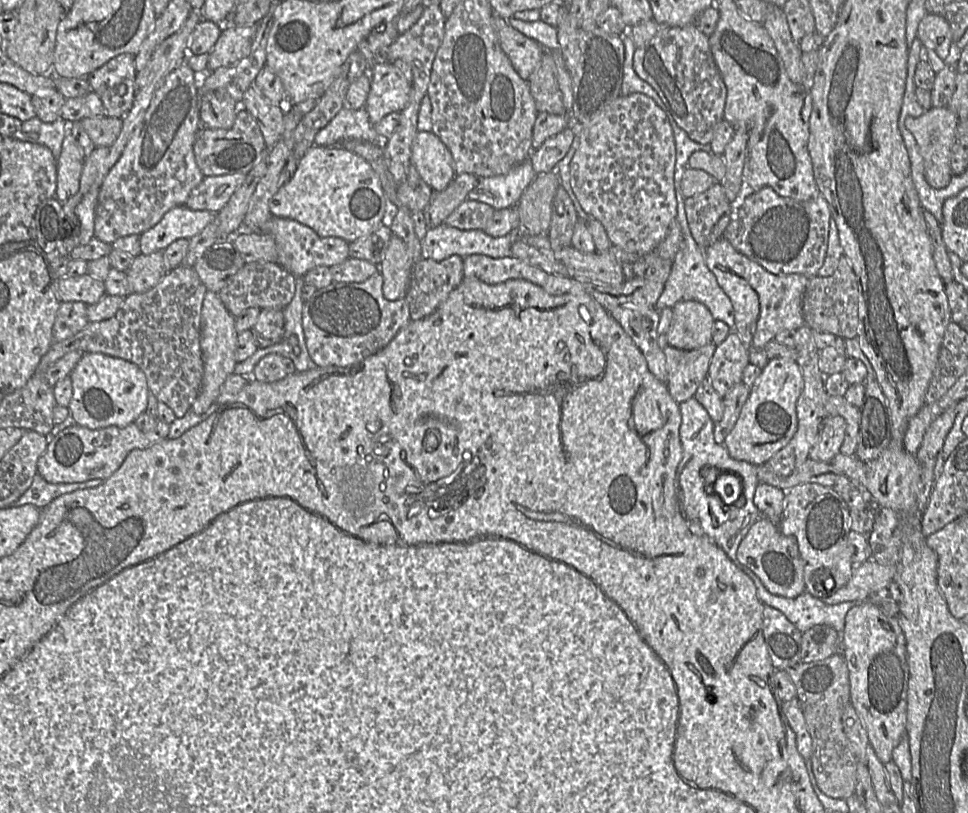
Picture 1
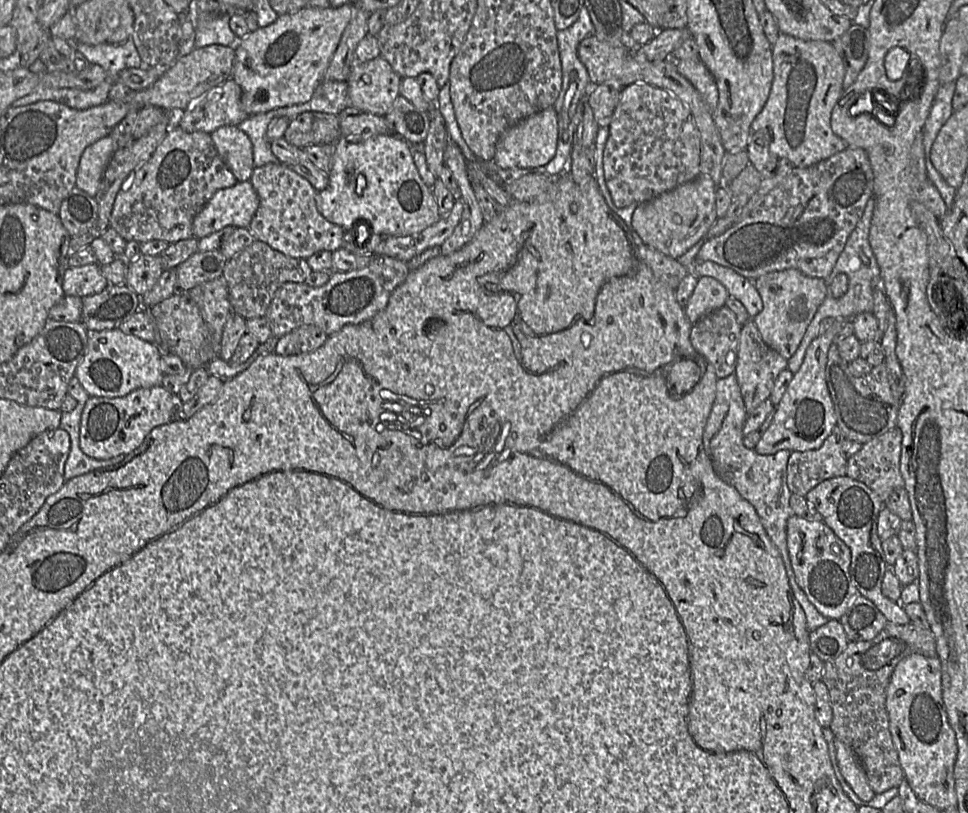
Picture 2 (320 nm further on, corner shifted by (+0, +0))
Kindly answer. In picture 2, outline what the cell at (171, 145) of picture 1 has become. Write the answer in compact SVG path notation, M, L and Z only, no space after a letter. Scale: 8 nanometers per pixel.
M173 124L152 156L137 168L115 198L110 225L126 242L162 240L169 244L193 237L193 219L219 190L234 186L237 180L219 156L211 135L206 132L185 132Z

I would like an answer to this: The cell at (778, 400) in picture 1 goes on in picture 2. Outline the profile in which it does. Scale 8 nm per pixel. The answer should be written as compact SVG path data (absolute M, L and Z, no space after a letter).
M844 318L835 319L833 325L824 333L815 338L806 350L804 360L799 370L789 383L783 397L775 408L773 420L767 430L762 434L759 442L754 447L756 453L761 455L773 455L781 450L807 451L819 448L831 431L837 426L836 416L832 400L825 380L825 368L827 364L828 350L831 344L837 342L842 325L850 320Z

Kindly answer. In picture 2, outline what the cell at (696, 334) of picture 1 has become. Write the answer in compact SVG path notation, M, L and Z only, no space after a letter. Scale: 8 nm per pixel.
M709 276L700 277L684 305L685 315L694 324L707 313L724 306L727 297L726 288L718 280Z

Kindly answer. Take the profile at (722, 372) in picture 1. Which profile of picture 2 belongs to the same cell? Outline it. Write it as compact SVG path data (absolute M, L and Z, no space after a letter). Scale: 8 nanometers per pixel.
M750 318L742 325L740 331L737 362L734 370L748 414L770 397L779 373L786 368L787 360L763 341L757 326Z

